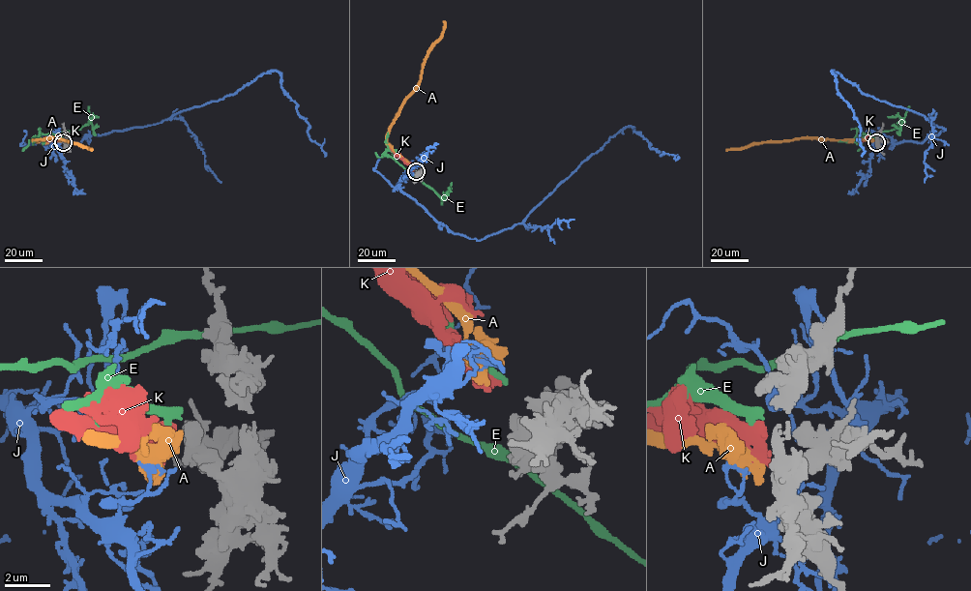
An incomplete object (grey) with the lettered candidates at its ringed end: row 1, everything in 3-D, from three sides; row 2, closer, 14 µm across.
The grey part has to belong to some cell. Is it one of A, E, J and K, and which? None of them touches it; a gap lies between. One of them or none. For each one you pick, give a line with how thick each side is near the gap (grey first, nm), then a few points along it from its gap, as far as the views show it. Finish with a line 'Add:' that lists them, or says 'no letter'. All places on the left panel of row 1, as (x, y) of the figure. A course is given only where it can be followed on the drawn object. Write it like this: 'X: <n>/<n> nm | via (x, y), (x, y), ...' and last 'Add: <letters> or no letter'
A: 240/420 nm | via (60, 142), (34, 139), (60, 138), (90, 150)
Add: A

